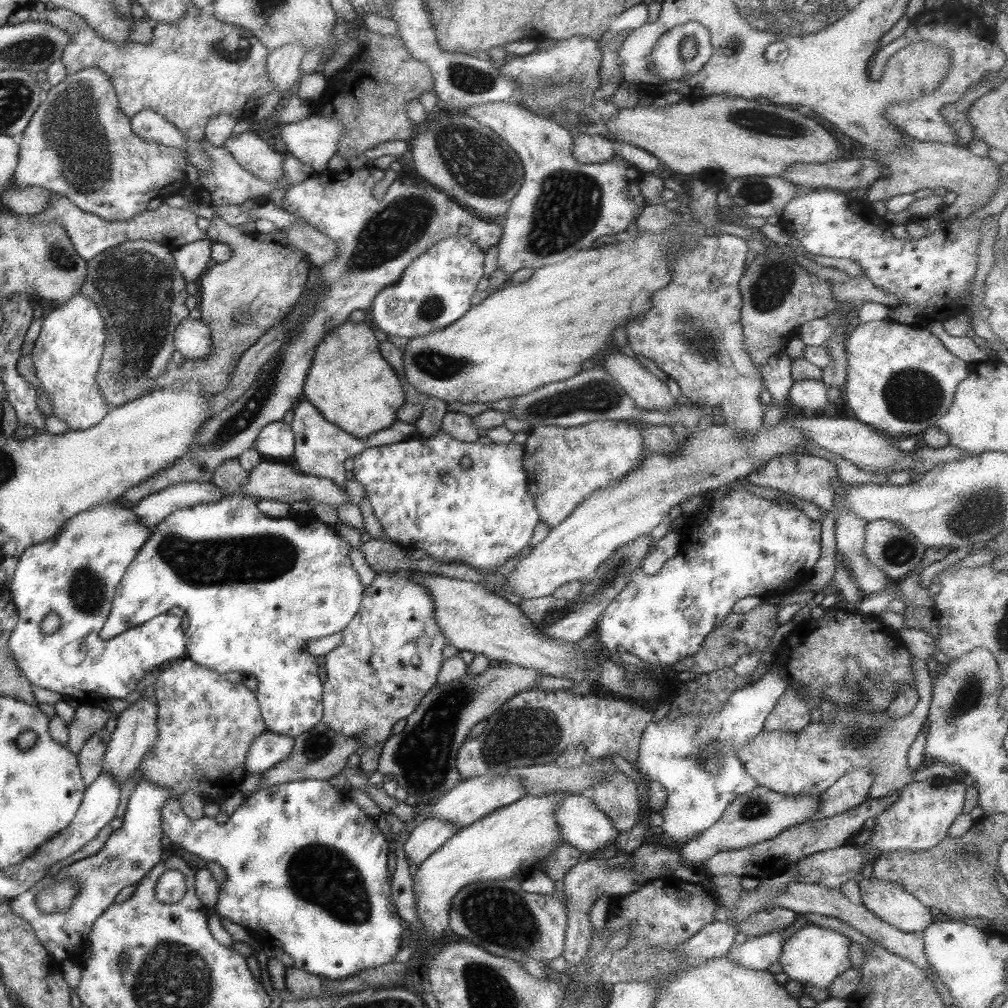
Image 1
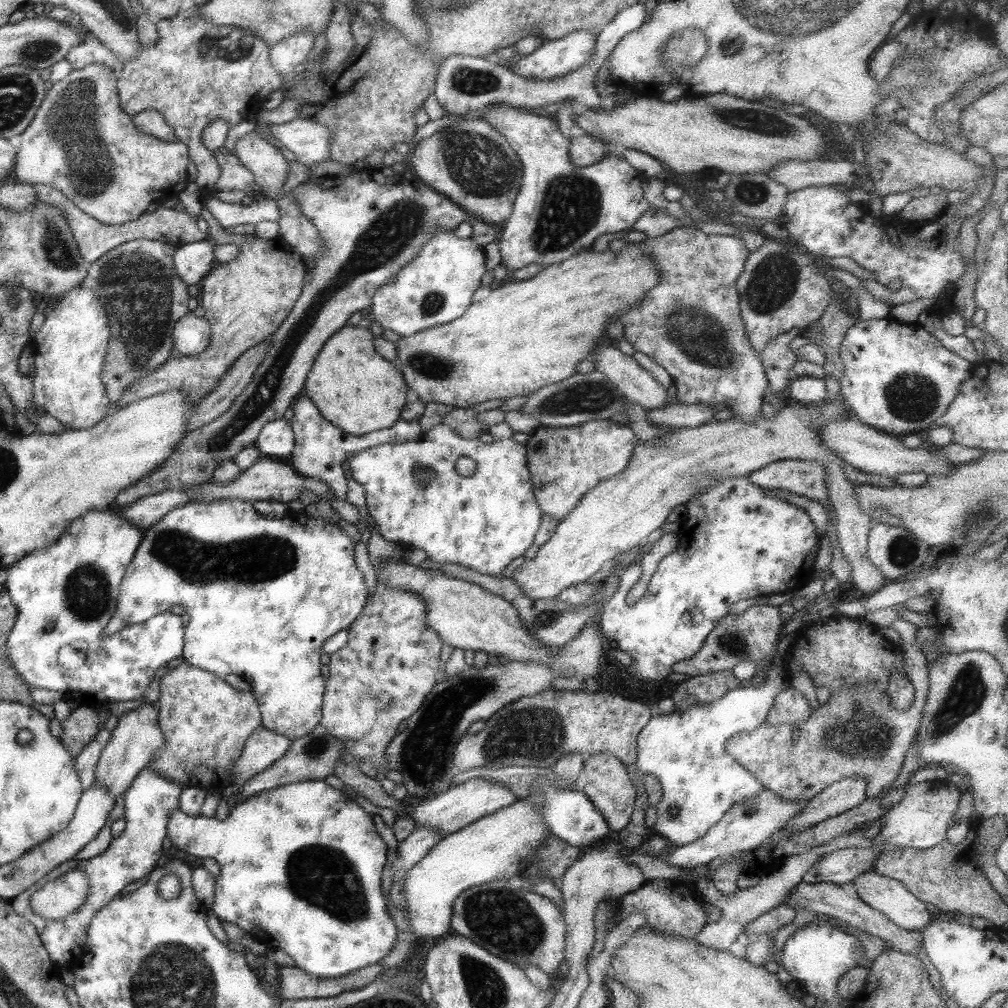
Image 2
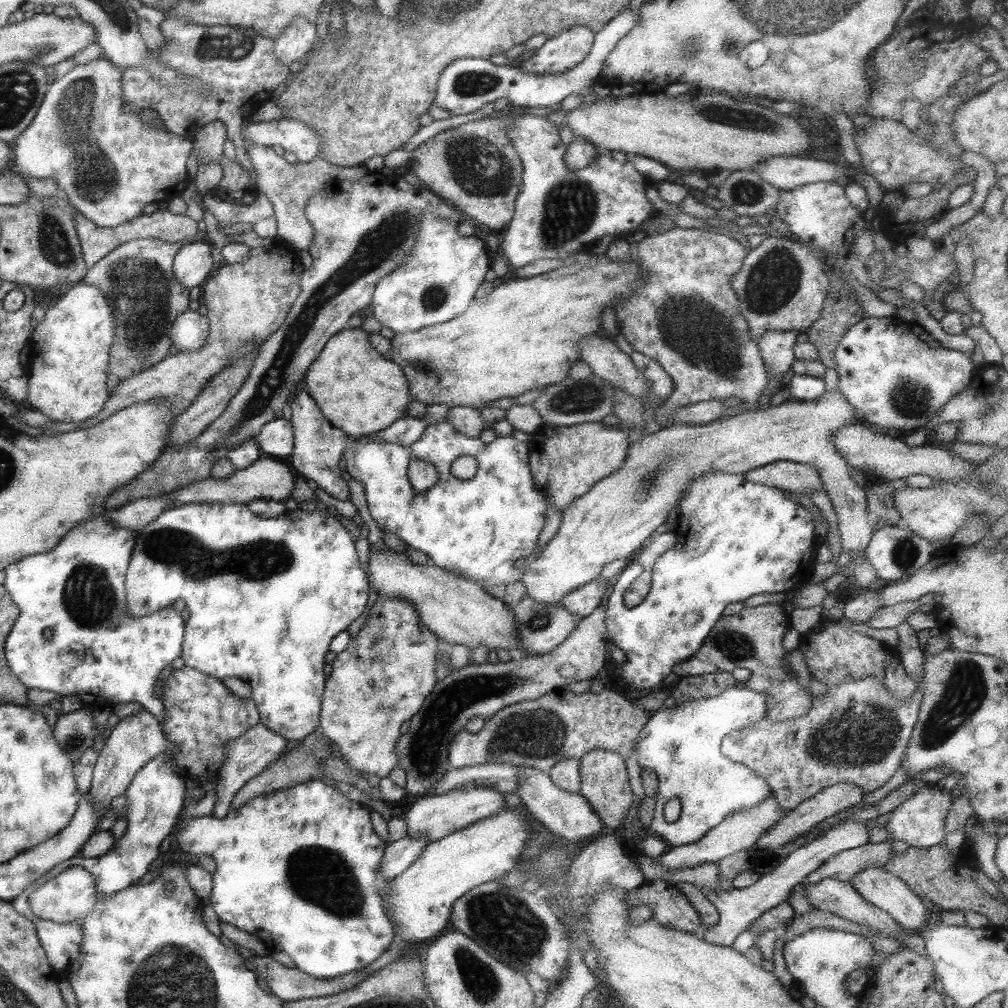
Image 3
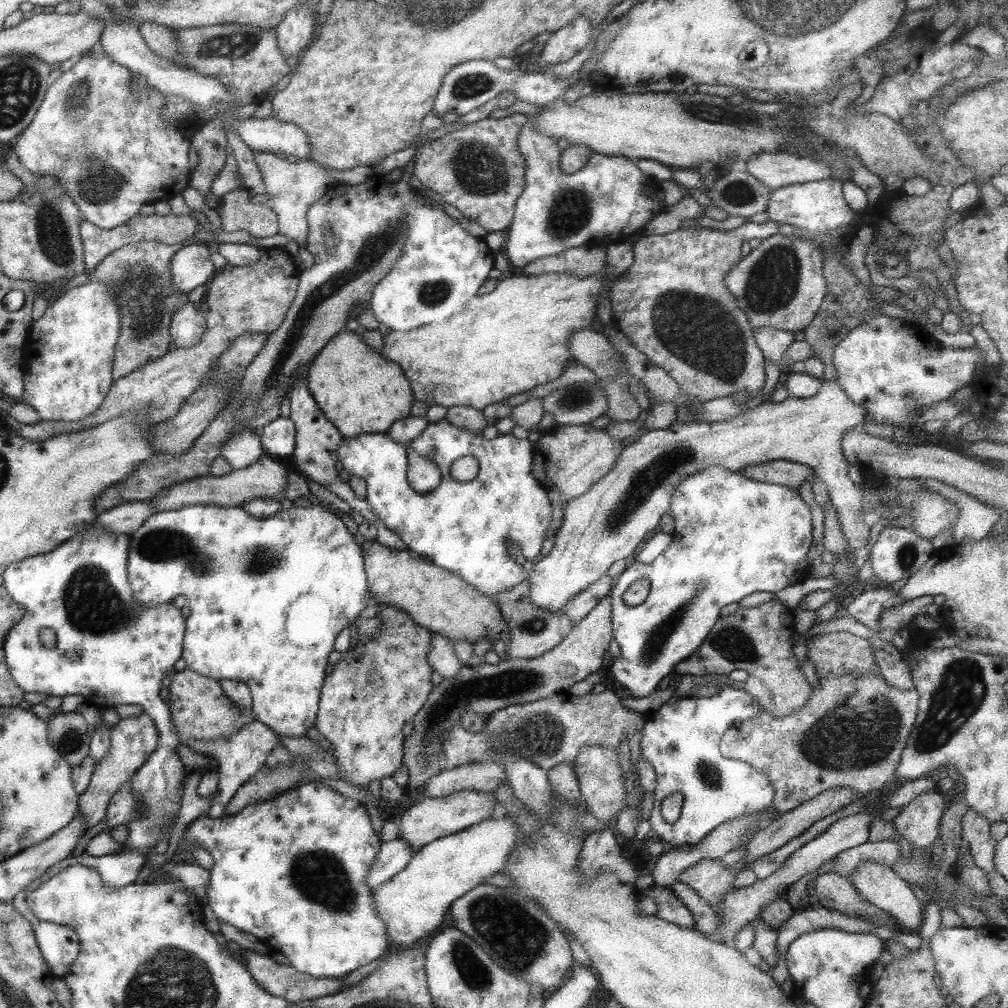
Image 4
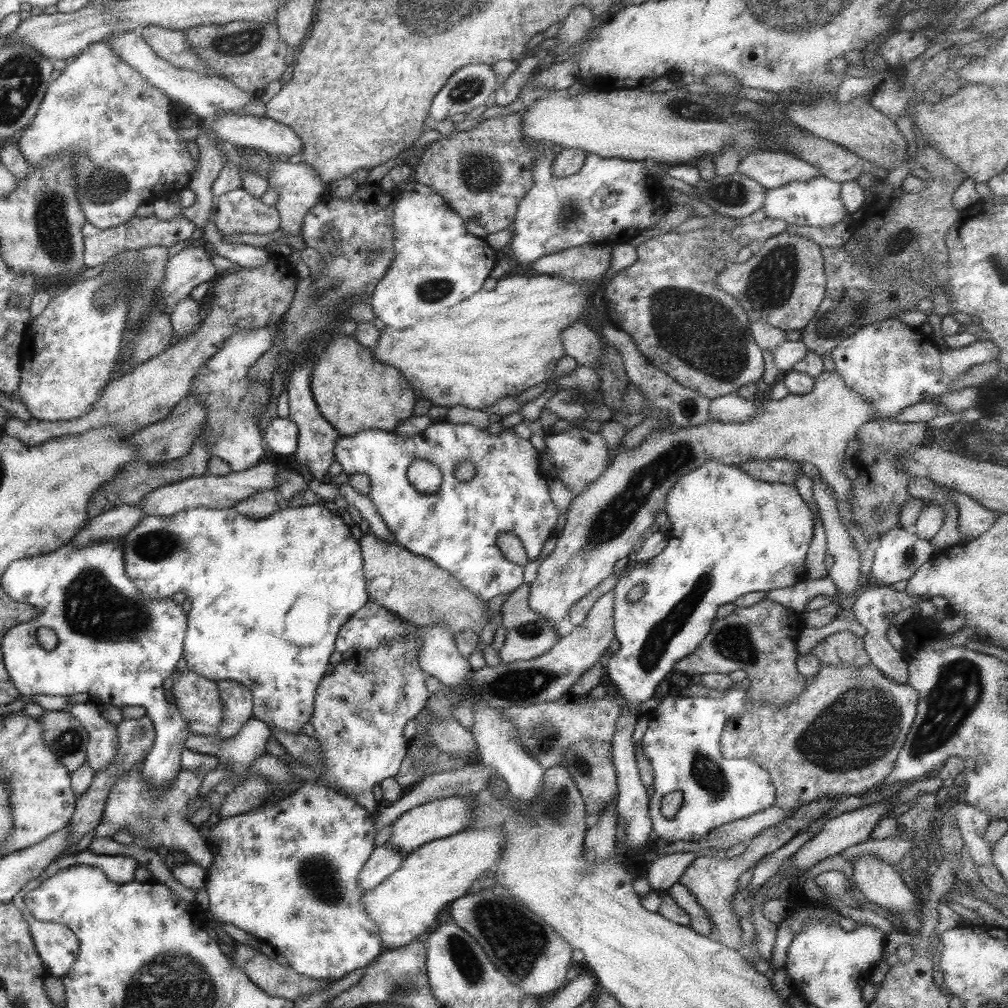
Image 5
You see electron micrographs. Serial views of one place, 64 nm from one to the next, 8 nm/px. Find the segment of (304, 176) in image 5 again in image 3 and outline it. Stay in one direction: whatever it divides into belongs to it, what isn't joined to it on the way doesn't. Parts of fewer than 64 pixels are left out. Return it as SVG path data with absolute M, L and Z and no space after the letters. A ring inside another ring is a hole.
M244 139L246 154L249 164L252 165L255 176L256 191L266 195L272 210L273 217L277 220L277 235L281 236L286 244L295 251L309 250L314 238L314 229L310 221L305 217L306 204L312 200L312 196L323 190L326 184L335 180L360 180L369 170L365 165L345 167L329 163L327 160L317 159L310 162L288 163L283 156L278 155L272 148L258 146L250 140Z

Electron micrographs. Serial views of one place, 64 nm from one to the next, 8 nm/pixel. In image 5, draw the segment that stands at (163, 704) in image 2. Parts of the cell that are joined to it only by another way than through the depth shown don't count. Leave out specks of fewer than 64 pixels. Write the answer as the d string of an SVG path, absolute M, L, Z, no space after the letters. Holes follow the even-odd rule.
M185 670L168 686L174 693L175 705L186 721L189 734L216 737L224 718L217 684Z

